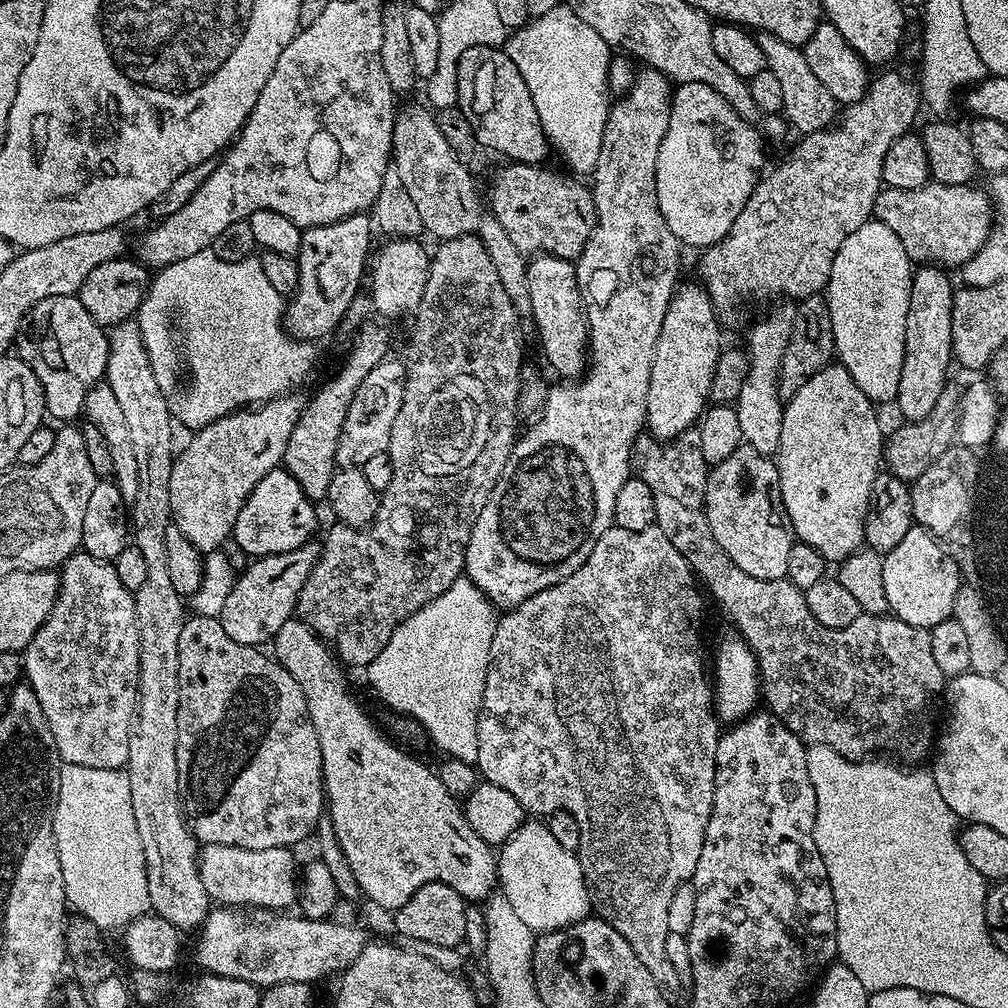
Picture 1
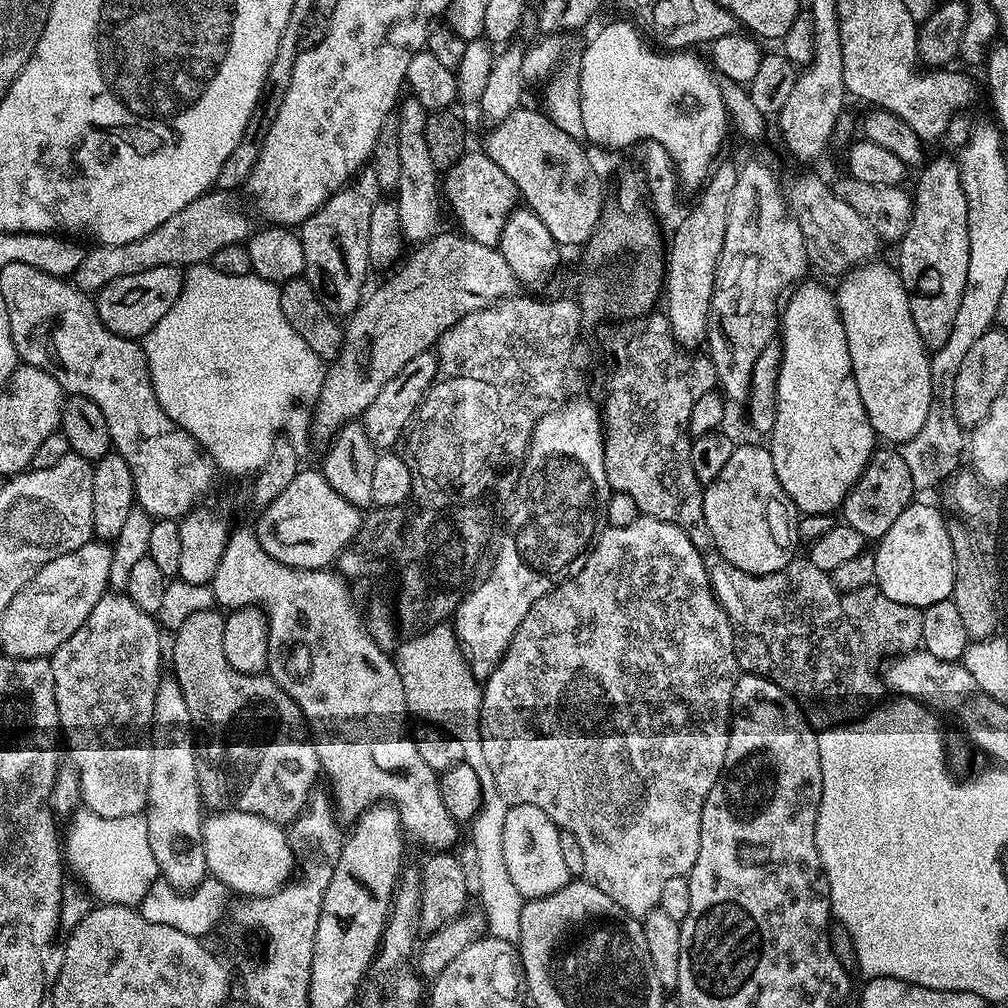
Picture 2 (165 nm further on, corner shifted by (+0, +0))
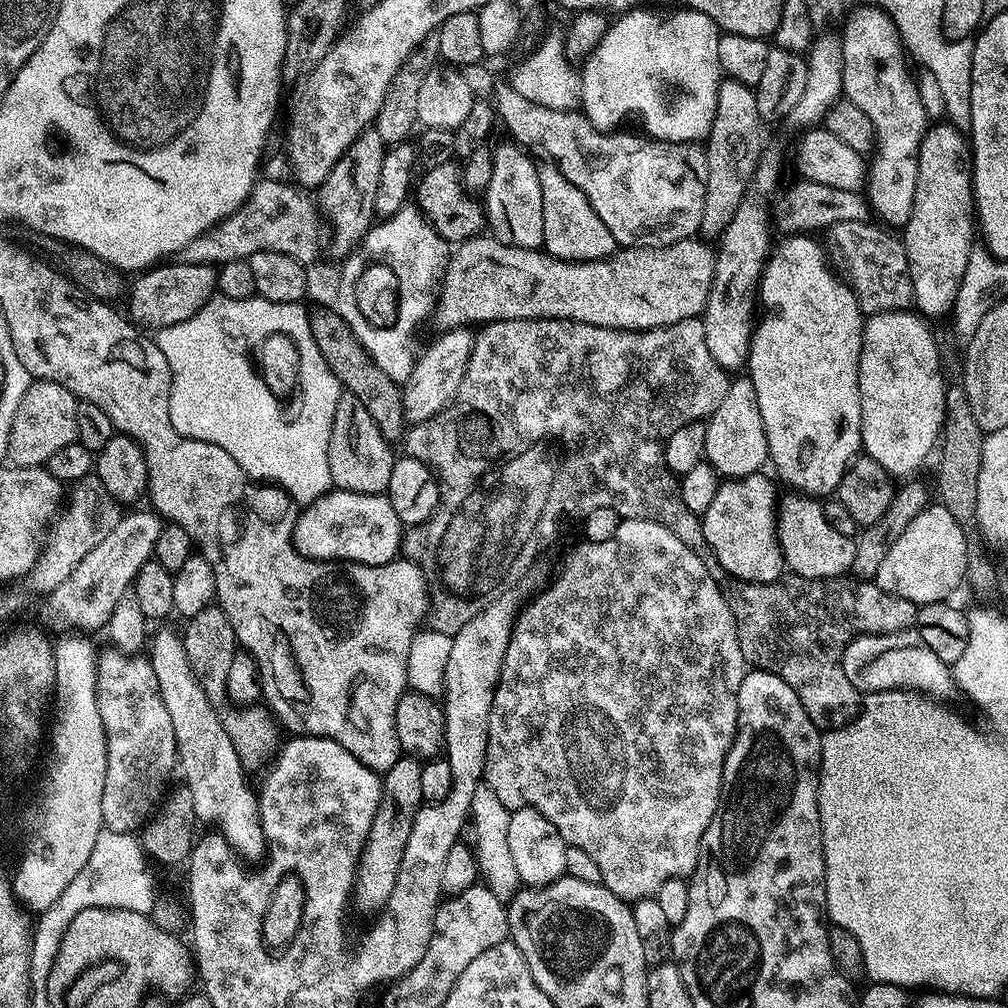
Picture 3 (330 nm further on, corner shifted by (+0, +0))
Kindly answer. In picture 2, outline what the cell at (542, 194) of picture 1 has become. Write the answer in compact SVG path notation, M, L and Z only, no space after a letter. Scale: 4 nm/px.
M465 150L458 162L446 169L442 176L442 196L452 207L452 216L460 223L458 226L463 235L491 248L499 245L504 217L518 200L514 182L510 182L506 170L502 170L502 166L498 166L498 162L494 162L494 158L487 156L483 150Z

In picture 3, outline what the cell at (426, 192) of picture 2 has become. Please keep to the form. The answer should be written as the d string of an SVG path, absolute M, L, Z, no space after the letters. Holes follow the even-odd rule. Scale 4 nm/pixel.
M406 206L398 214L373 223L358 247L347 256L336 284L334 311L347 322L369 358L384 374L397 382L408 380L418 357L416 331L431 312L433 315L438 304L444 270L450 259L449 241L437 234L419 208ZM368 300L396 300L392 321L375 324L368 320L364 309Z

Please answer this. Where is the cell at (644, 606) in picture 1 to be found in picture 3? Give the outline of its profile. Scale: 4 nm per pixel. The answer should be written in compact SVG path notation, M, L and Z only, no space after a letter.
M621 519L617 533L609 541L581 543L565 558L564 569L561 570L560 577L541 596L534 597L521 612L519 609L518 615L515 617L510 640L506 646L504 661L500 667L500 681L496 683L494 702L490 710L490 726L488 727L488 745L486 746L483 783L490 790L494 790L494 795L502 801L502 806L506 806L509 810L533 808L534 810L538 810L538 814L550 818L550 822L556 827L558 834L562 834L562 838L568 847L577 848L585 852L585 854L590 854L590 859L596 863L598 871L602 873L602 884L605 888L611 890L619 900L635 902L646 896L655 897L658 886L662 886L662 882L670 882L670 878L678 878L679 876L685 878L691 877L692 871L696 868L696 859L700 853L702 834L706 834L706 826L710 826L710 822L720 805L724 763L726 762L726 754L732 745L732 739L736 736L738 690L744 681L746 665L744 655L742 654L742 646L738 642L738 630L736 629L734 614L722 594L720 581L712 577L710 570L706 570L702 558L698 558L698 554L694 550L690 550L690 546L686 546L686 542L682 542L682 538L670 534L670 530L666 530L666 526L662 526L658 522L650 522L649 520Z

